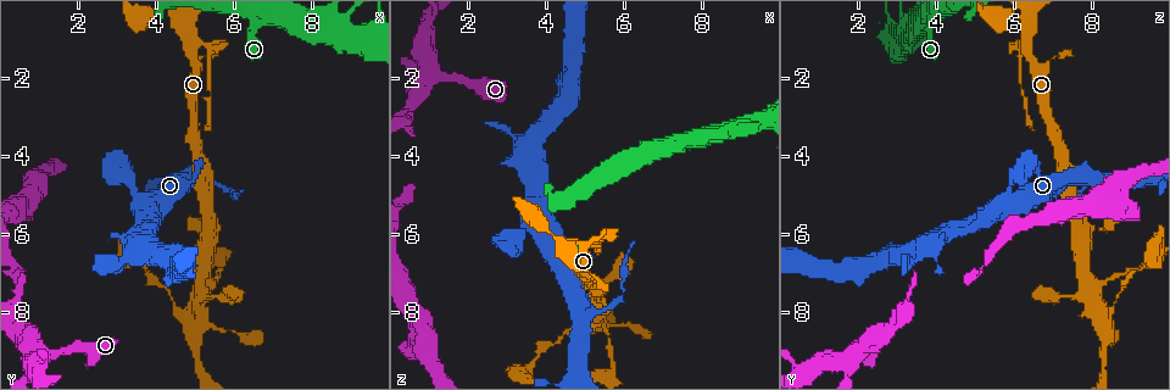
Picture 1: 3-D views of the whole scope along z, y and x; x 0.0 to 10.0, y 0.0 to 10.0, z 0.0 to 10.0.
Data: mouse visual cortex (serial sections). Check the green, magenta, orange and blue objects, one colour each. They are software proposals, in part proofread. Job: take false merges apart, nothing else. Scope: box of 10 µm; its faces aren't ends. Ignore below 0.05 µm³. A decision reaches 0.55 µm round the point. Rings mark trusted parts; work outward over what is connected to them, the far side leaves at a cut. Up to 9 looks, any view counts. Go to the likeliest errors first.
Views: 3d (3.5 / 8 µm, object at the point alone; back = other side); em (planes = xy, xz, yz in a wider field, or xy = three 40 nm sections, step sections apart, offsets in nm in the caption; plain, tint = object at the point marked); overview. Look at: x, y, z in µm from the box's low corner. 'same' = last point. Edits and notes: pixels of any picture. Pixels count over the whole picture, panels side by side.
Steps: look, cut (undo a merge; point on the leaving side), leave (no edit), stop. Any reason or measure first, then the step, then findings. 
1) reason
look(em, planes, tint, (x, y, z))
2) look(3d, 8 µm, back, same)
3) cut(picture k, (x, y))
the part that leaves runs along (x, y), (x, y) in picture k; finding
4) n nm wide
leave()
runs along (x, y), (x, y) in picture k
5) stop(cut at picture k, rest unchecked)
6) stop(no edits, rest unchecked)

arms part here
look(3d, 3.5 µm, back, (5.30, 6.05, 7.80))

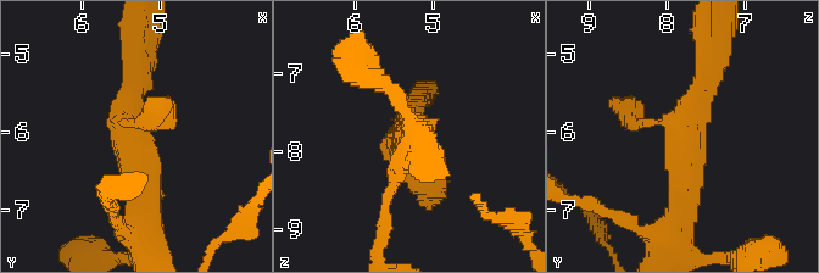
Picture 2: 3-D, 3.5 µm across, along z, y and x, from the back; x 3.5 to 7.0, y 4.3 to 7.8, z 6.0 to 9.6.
look(em, xy, step 2, tint, (5.35, 6.00, 7.75))

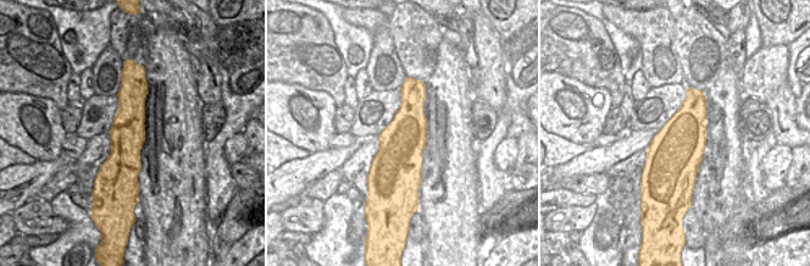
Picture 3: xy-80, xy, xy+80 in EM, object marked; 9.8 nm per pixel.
cut it another way
look(em, xy, step 1, tint, same)

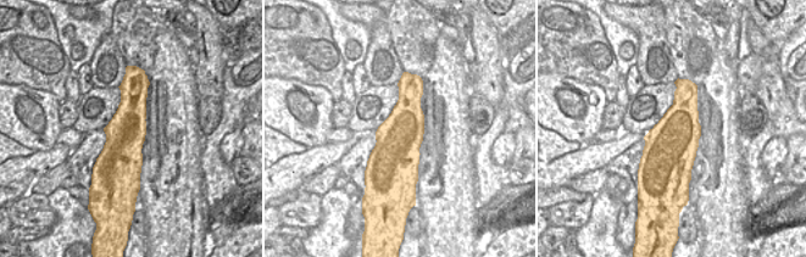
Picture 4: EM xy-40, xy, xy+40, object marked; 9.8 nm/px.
leave()
runs along (714, 62), (684, 134), (680, 216) in picture 2; one cell here

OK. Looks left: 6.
four or more arms meet
look(3d, 8 µm, (9.25, 0.95, 3.25))

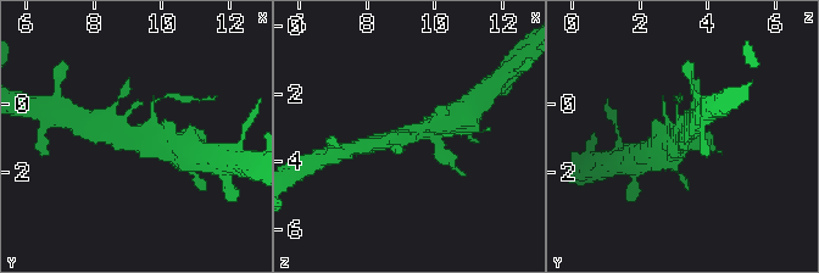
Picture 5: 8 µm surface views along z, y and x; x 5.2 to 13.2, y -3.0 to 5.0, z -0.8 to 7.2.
need the tissue
look(em, xy, step 3, tint, same)

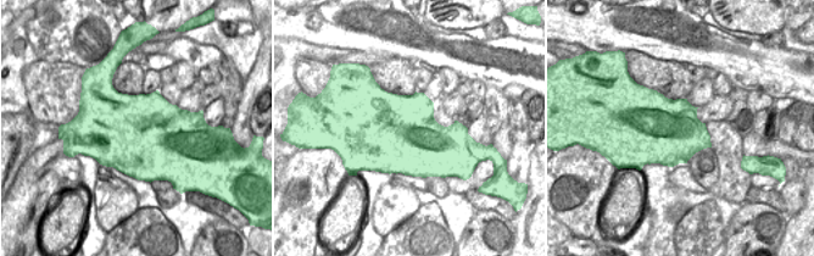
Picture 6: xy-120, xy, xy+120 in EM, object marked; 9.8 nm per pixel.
800 nm wide
leave()
runs along (105, 131), (160, 145) in picture 5; continuous, no second cell

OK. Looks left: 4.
sharp bend
look(3d, 3.5 µm, (5.00, 8.00, 8.20))

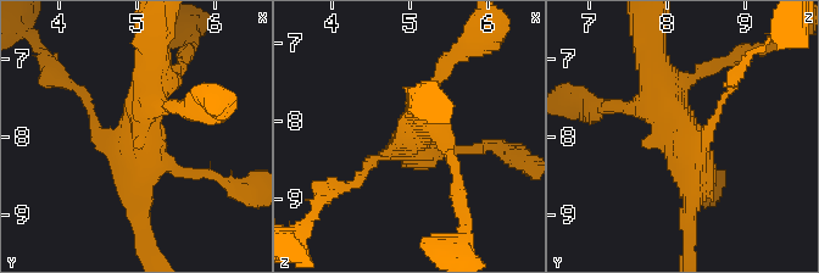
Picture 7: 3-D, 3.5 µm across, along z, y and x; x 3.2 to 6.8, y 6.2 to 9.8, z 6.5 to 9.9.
look(em, xy, step 3, tint, (5.00, 8.00, 8.25))

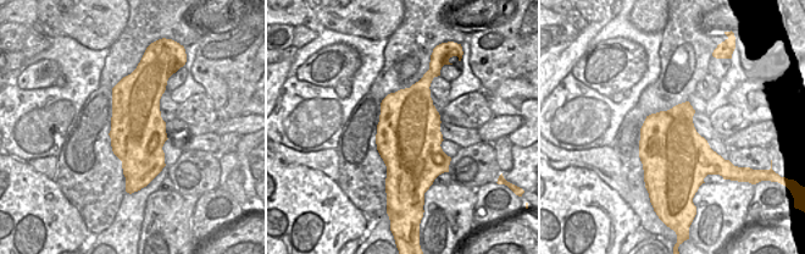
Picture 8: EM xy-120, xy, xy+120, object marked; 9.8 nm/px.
leave()
one cell here

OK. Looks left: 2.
sudden change in width
look(3d, 3.5 µm, (1.00, 9.10, 1.90))

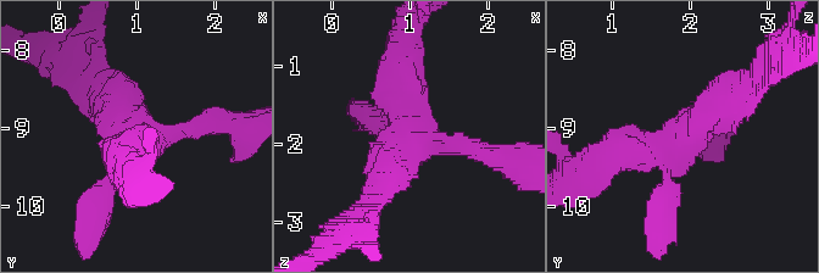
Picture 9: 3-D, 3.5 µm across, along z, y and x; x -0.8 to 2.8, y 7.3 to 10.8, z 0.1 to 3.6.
4 arms; arms of 200, 300, 450, 500 nm; now the EM
look(em, xy, step 5, tint, (1.10, 9.15, 1.95))

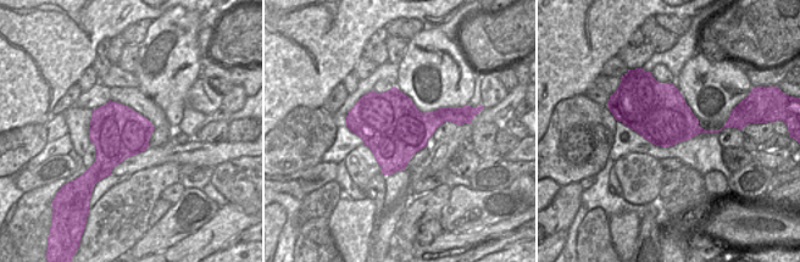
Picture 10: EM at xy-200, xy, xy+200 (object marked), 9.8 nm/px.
leave()
runs along (490, 155), (416, 139), (374, 193) in picture 9; one cell here

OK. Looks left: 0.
stop(no edits, rest unchecked)

